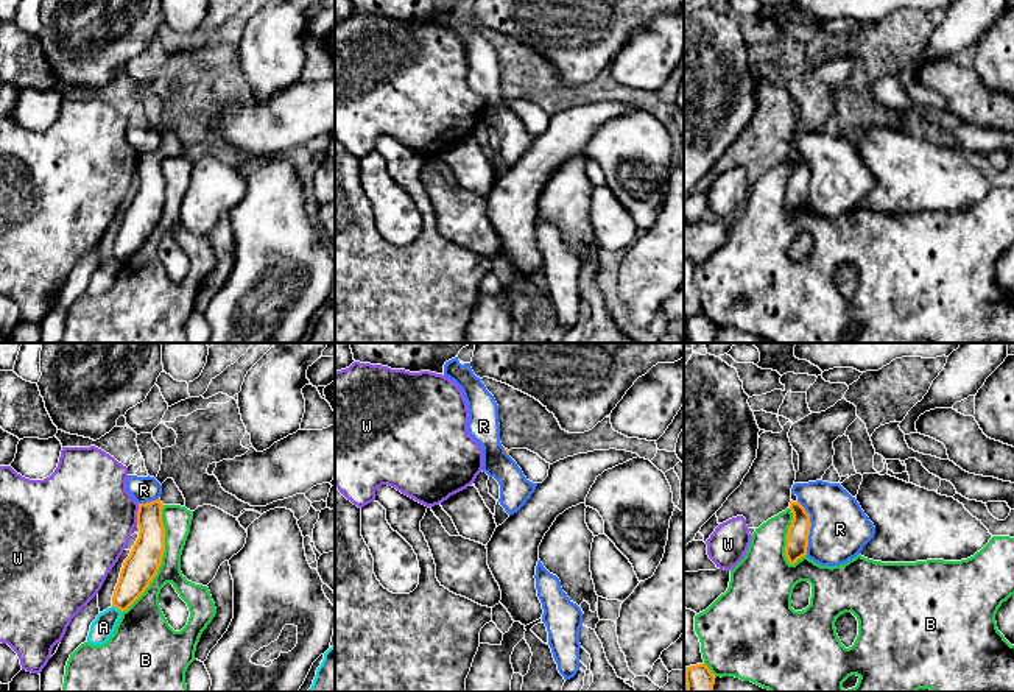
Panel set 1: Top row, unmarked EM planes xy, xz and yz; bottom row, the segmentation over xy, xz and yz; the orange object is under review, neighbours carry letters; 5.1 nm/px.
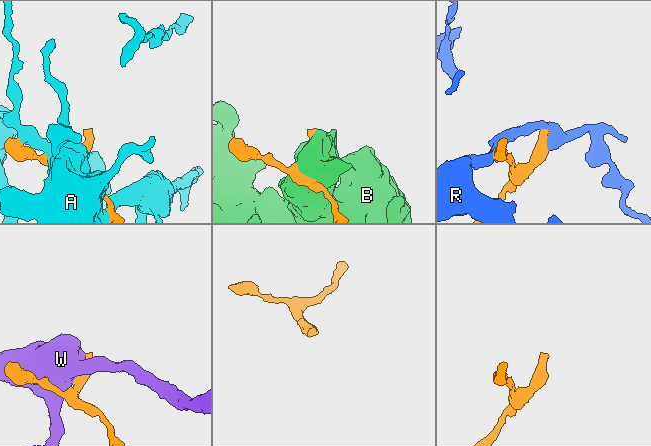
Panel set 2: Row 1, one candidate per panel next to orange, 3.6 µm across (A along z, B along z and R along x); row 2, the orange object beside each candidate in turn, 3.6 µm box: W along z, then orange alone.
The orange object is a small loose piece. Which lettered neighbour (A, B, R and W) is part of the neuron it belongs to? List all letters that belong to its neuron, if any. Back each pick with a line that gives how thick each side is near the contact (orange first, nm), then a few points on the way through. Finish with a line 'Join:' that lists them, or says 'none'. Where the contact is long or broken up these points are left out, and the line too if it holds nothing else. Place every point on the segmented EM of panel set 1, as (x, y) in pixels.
Join: none

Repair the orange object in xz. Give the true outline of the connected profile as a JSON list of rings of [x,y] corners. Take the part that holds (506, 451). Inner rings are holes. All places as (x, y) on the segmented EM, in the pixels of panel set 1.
[[[505,449],[505,452],[517,463],[526,480],[542,483],[548,477],[550,463],[528,449]]]

